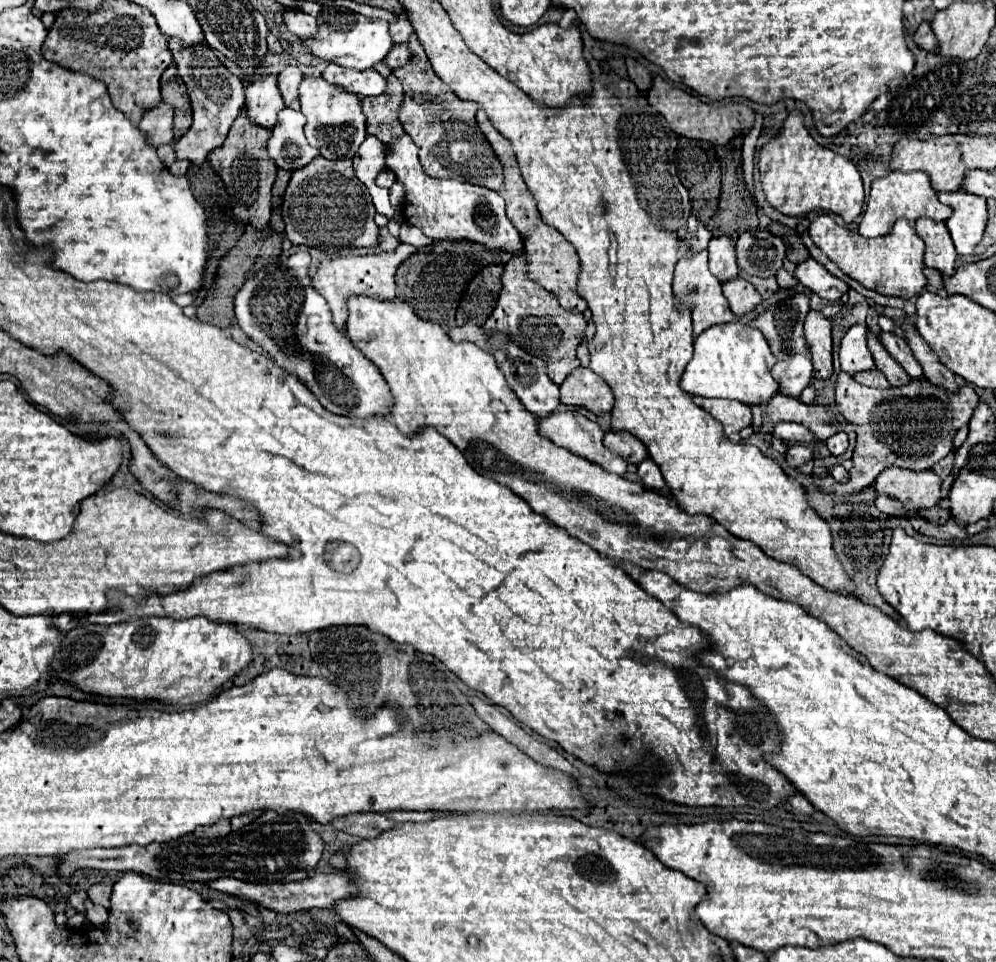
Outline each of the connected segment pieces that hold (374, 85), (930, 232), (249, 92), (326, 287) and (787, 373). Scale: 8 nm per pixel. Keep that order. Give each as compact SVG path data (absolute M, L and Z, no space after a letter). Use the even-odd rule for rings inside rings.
M329 64L321 76L329 84L343 86L347 92L357 94L357 96L379 96L385 92L385 86L387 86L385 78L379 72L375 72L373 68L353 70L353 68Z
M919 218L919 222L915 222L915 232L925 242L925 266L951 276L955 272L957 250L945 224L933 222L929 218Z
M269 74L245 88L245 110L247 118L257 126L275 126L277 112L283 108L283 98L277 88L277 76Z
M399 244L393 252L387 254L373 254L366 256L347 256L347 258L333 258L323 260L317 266L315 276L311 278L311 286L327 300L329 310L333 314L333 324L339 328L339 332L345 332L347 324L347 298L349 296L369 296L379 300L395 300L395 270L399 264L415 254L415 246L411 244Z
M797 294L773 308L769 308L765 314L761 314L757 320L751 322L753 328L761 330L763 336L767 338L771 352L777 358L773 372L773 378L781 384L781 390L789 392L789 396L799 398L799 394L803 392L803 388L809 384L811 376L813 376L813 366L811 366L811 352L805 344L805 336L803 336L803 324L805 324L805 316L809 312L809 298L805 294Z

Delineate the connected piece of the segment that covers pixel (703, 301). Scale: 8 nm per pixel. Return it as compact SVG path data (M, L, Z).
M707 250L699 252L699 254L687 252L687 256L683 256L677 262L675 278L673 278L673 294L679 300L679 304L683 304L687 310L691 310L693 330L695 330L693 336L699 336L703 330L707 330L715 324L733 322L733 312L721 292L721 284L719 284L719 280L715 280L715 276L707 268Z

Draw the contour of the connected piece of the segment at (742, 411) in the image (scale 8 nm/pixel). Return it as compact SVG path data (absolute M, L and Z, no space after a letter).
M695 396L693 402L707 410L715 420L719 420L725 428L725 434L731 436L733 432L739 432L741 428L751 424L751 408L735 402L735 400L715 400L715 398L701 398Z

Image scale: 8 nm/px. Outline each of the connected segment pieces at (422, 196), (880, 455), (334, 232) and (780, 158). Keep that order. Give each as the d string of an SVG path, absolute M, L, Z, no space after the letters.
M403 134L391 146L391 150L387 150L387 168L391 168L397 182L405 186L405 222L421 228L425 236L433 240L469 240L491 250L509 252L513 256L519 256L523 252L523 240L505 214L505 200L495 190L427 176L417 158L417 146L407 134Z
M839 372L835 380L835 402L837 410L855 426L857 432L857 446L851 458L853 468L849 470L849 482L845 484L829 482L823 476L813 476L813 482L821 492L849 496L871 486L889 466L921 472L945 458L953 450L955 432L969 424L975 406L979 406L979 396L971 386L947 392L927 380L911 380L911 384L901 388L877 390L859 384L845 372Z
M315 158L305 168L293 172L285 190L281 216L285 220L285 234L297 246L311 246L323 252L337 252L345 248L377 246L379 228L373 222L375 206L361 180L353 172L353 162Z
M791 112L789 118L785 120L781 134L773 138L765 148L761 148L759 172L761 172L761 184L763 184L763 192L769 206L773 206L777 212L785 216L805 216L809 212L823 210L823 212L839 214L847 224L853 224L863 210L865 196L863 196L863 182L861 182L859 170L851 160L815 144L815 140L809 136L807 128L803 126L803 116L799 112Z

